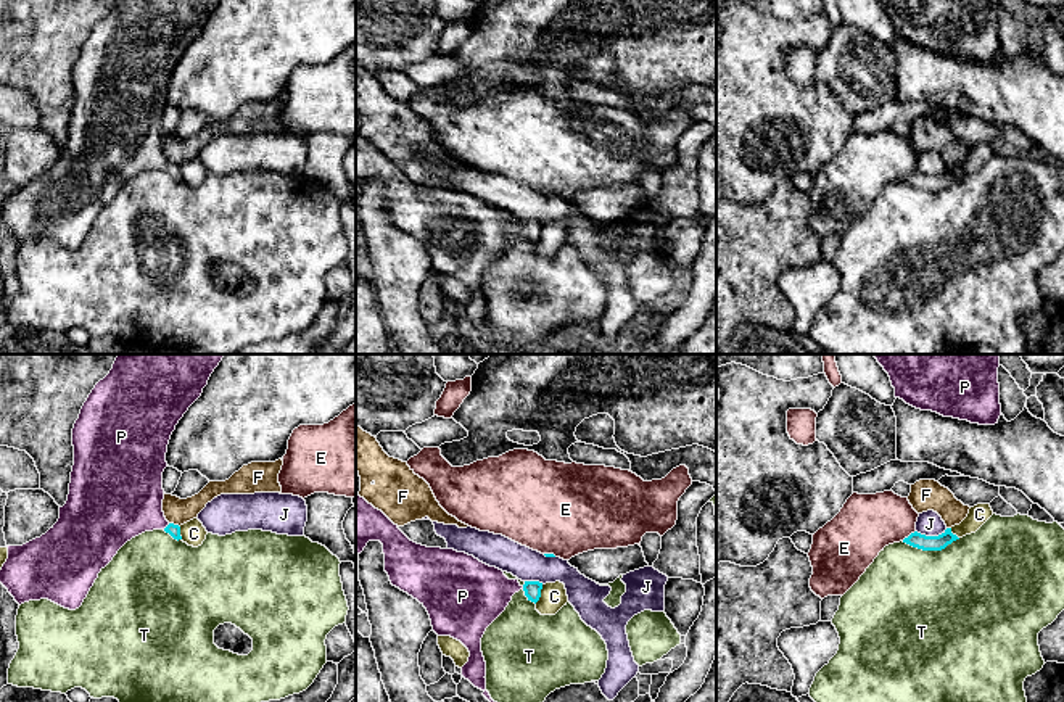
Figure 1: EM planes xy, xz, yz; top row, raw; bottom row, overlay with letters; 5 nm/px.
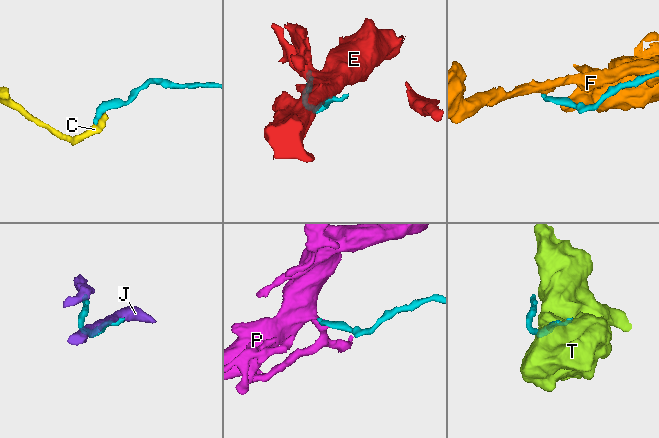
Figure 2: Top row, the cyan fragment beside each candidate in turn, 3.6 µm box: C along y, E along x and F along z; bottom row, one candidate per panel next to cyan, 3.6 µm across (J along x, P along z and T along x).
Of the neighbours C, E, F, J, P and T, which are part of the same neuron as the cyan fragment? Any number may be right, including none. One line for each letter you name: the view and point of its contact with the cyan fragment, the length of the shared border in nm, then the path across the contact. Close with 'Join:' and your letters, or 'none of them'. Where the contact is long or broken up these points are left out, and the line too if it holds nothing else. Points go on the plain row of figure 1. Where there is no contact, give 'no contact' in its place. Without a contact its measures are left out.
P: meets cyan in xy at (168, 165); contact 50 nm long; runs through xy (174, 169), (168, 165), (150, 156), (126, 137)
Join: P

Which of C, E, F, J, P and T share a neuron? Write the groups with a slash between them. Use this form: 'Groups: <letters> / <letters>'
Groups: C / E / F / J / P / T

